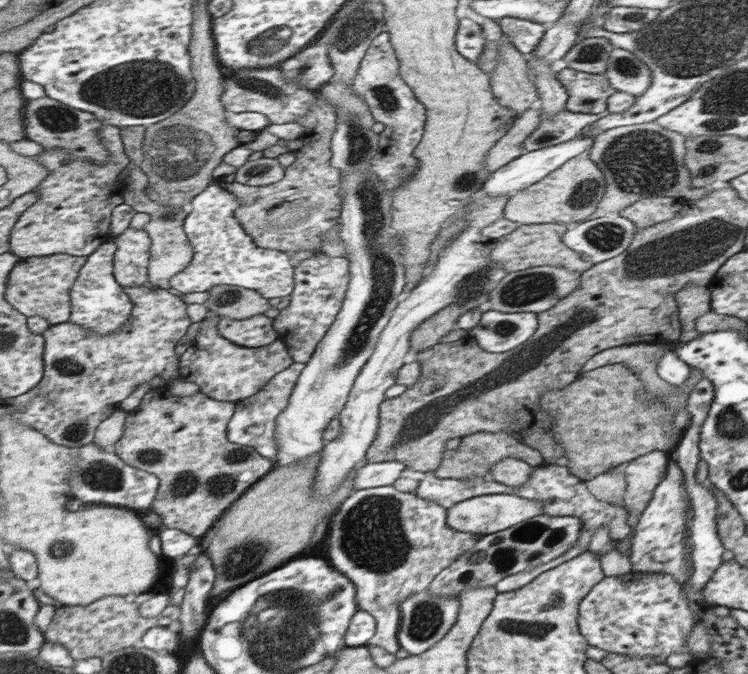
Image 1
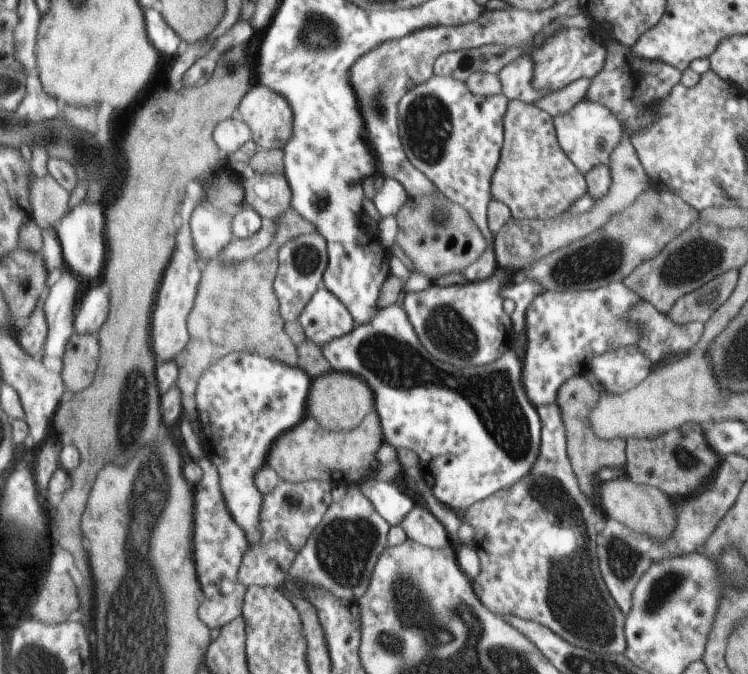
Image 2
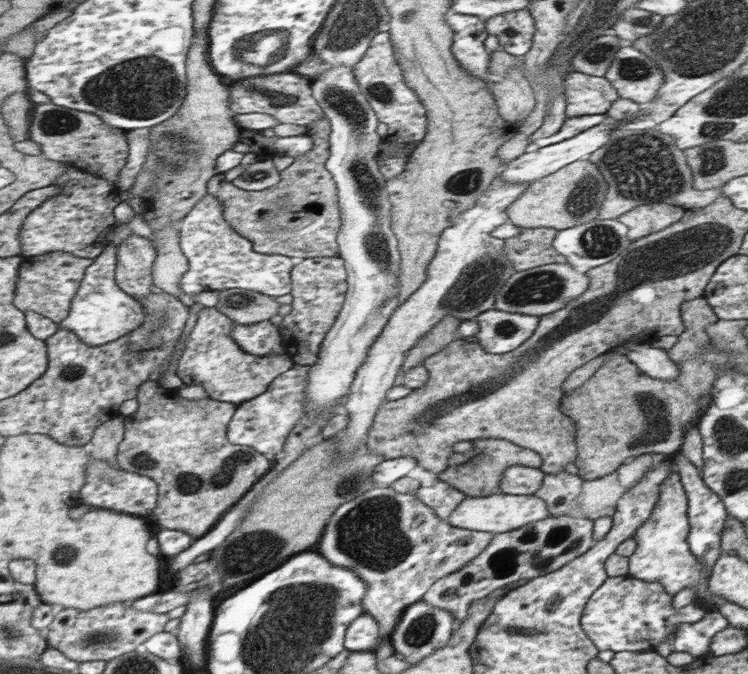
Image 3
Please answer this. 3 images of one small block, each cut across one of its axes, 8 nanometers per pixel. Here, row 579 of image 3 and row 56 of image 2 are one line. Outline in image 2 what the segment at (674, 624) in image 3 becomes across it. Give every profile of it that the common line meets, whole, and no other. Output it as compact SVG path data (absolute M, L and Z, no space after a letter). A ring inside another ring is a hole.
M609 42L607 44L607 66L603 68L603 72L599 72L599 76L595 76L595 80L591 80L585 100L593 100L609 108L617 116L619 122L627 124L627 130L631 134L631 130L639 126L637 120L641 120L639 114L641 114L643 104L655 104L655 100L667 96L671 88L679 84L679 80L681 80L679 70L665 66L665 64L647 64L643 60L637 60L635 56L629 54L629 48L619 46L617 42Z

